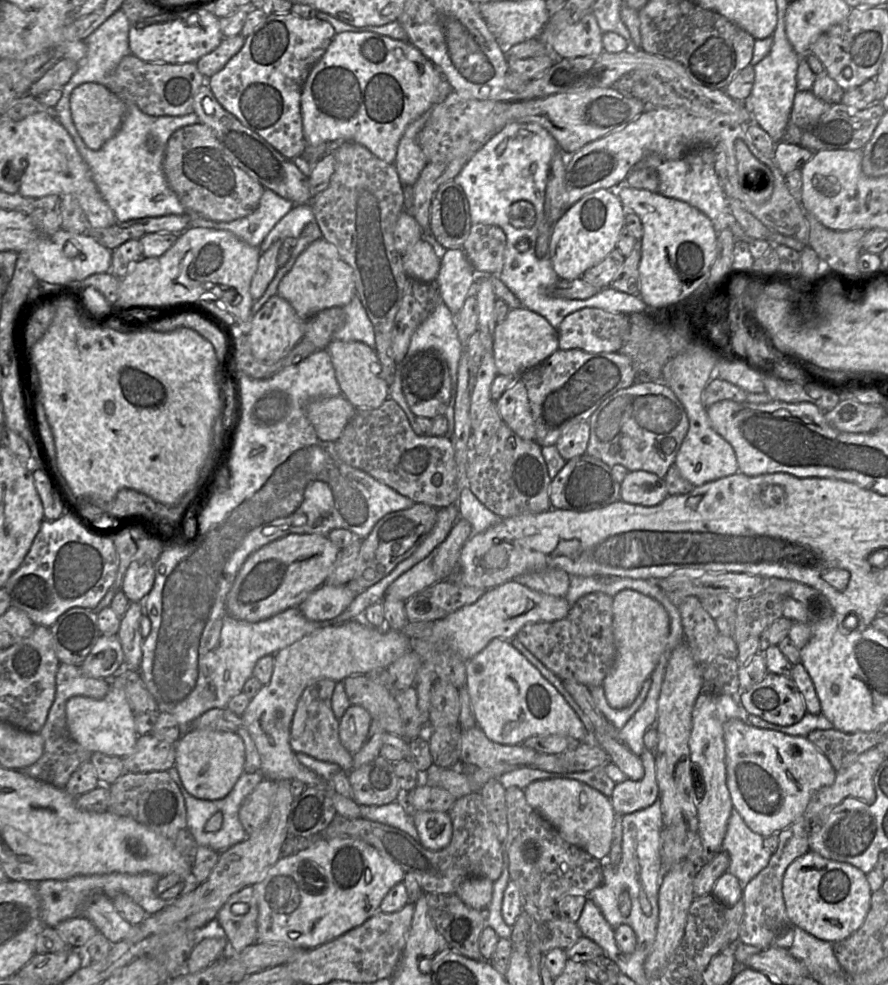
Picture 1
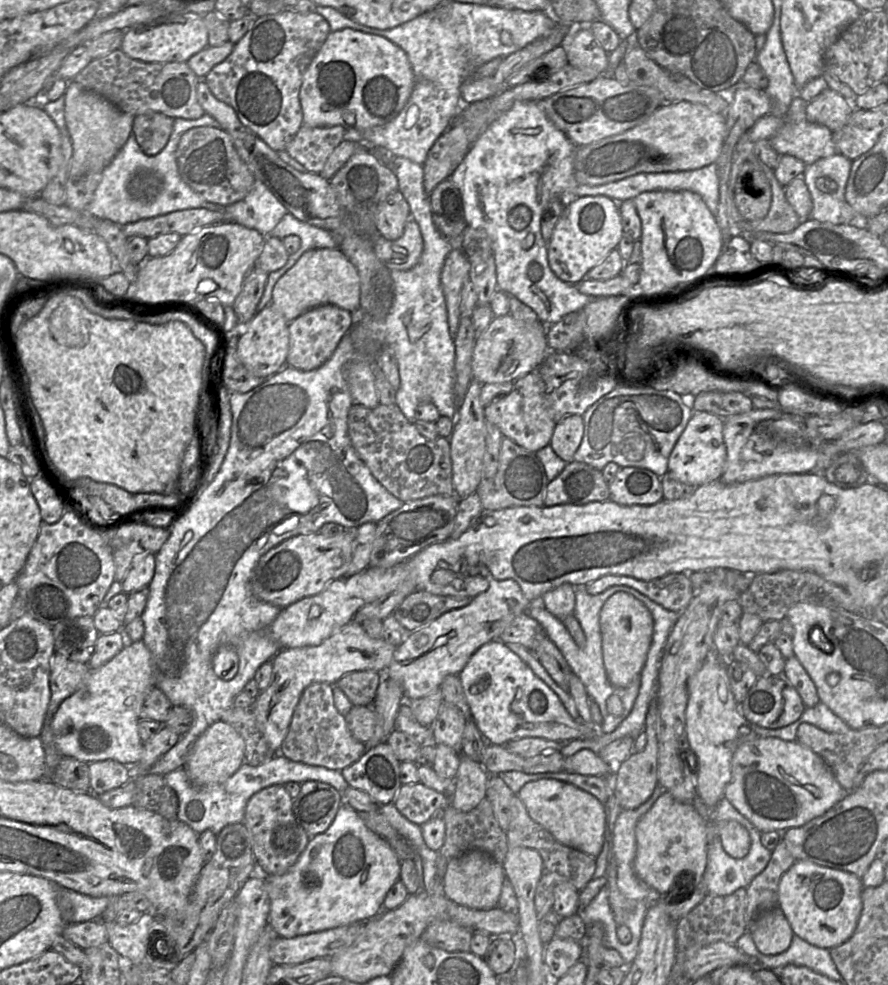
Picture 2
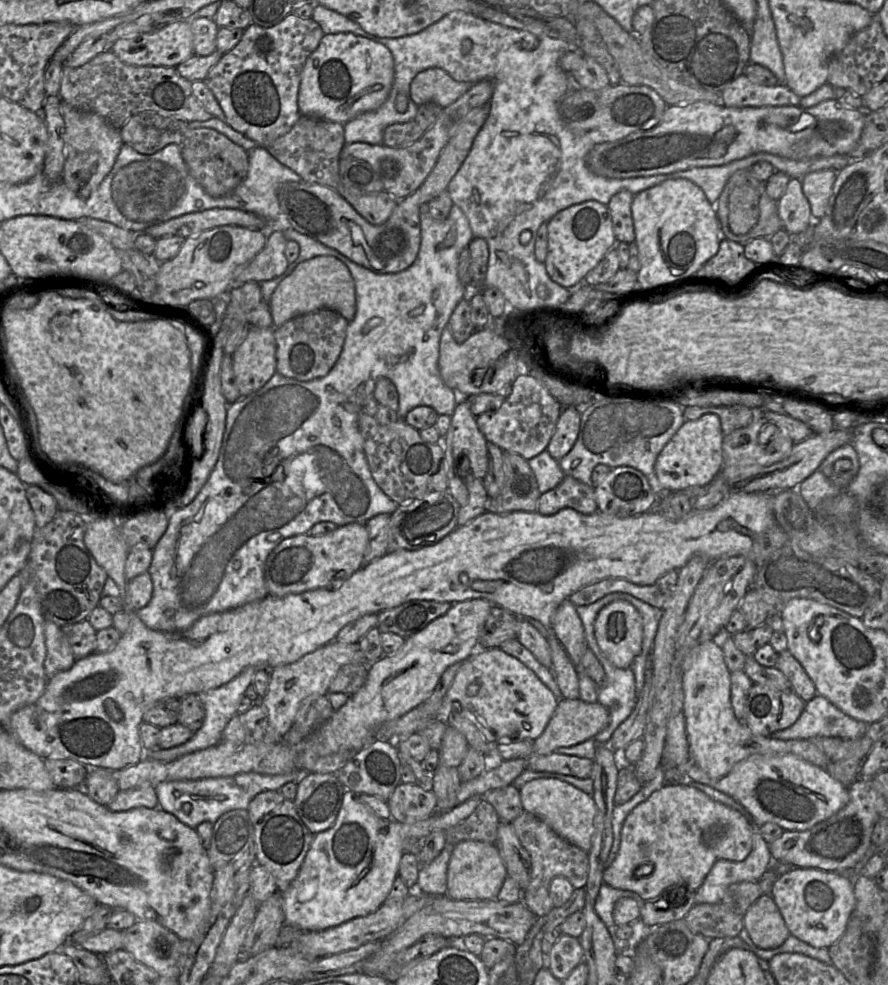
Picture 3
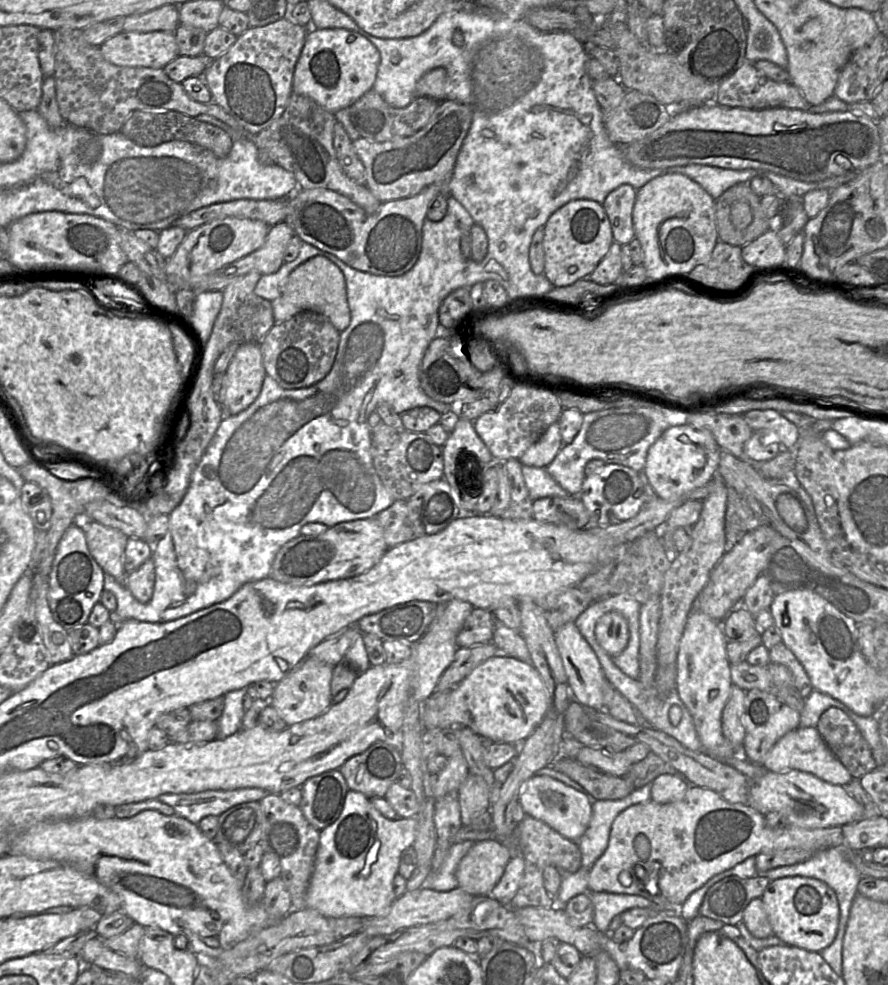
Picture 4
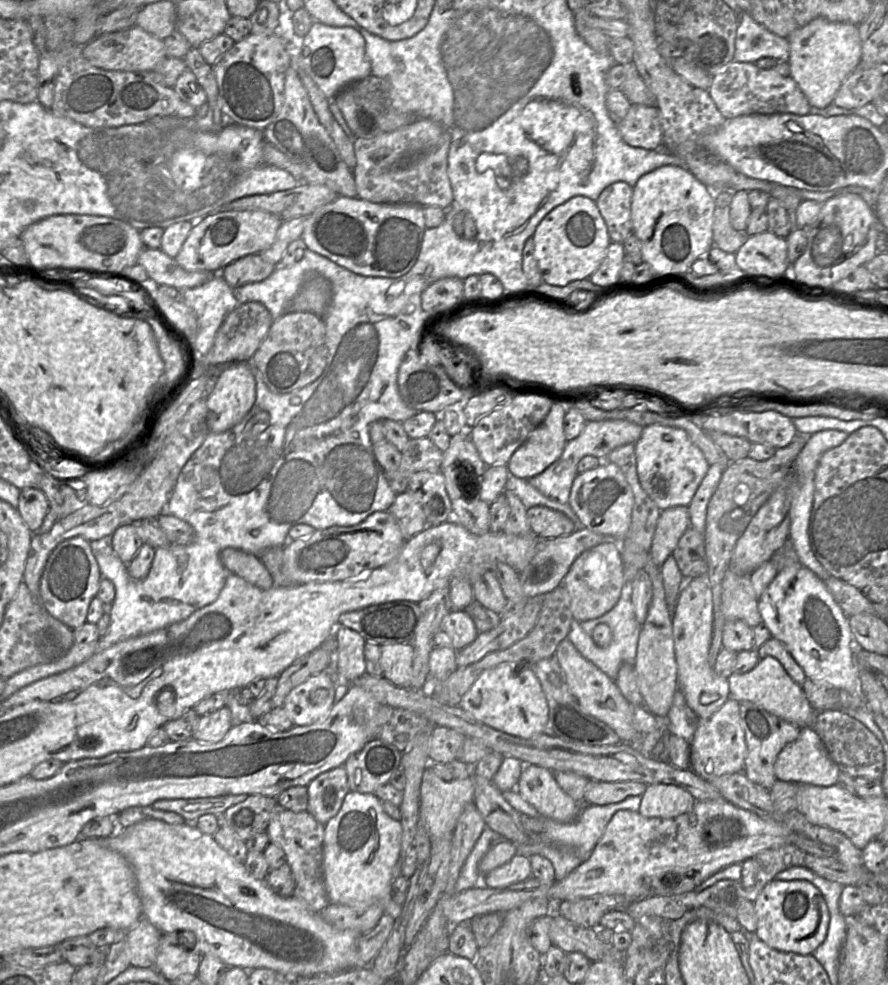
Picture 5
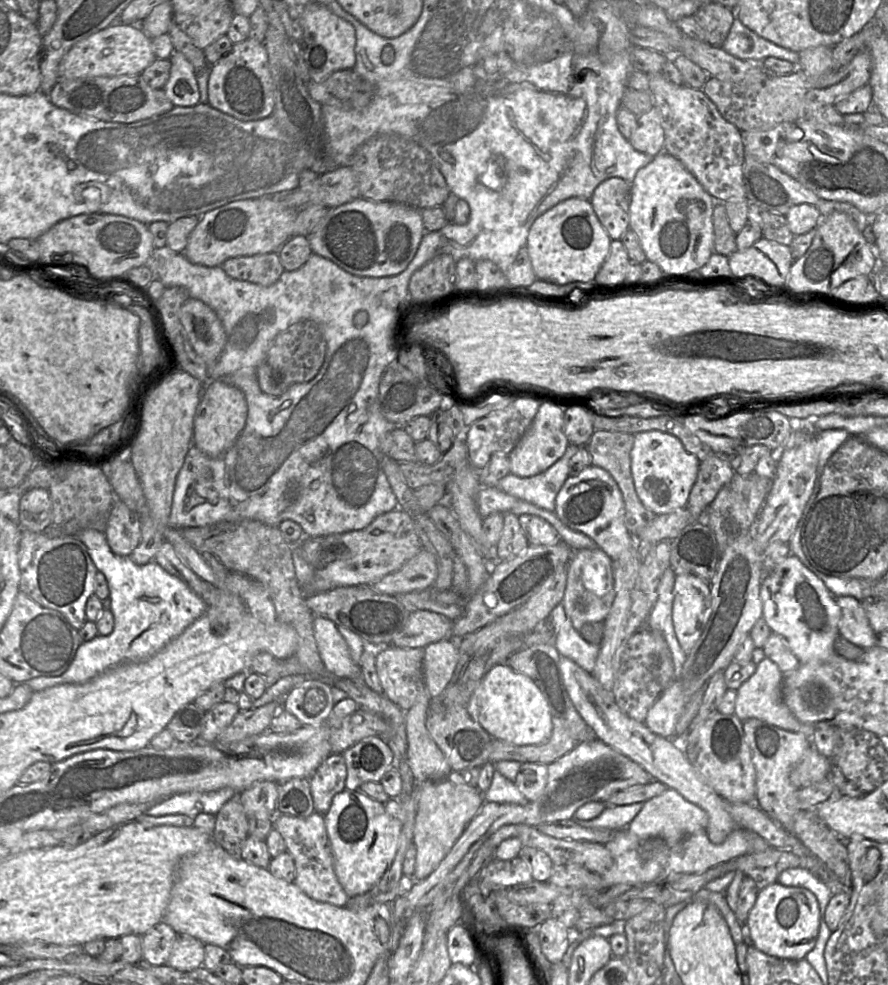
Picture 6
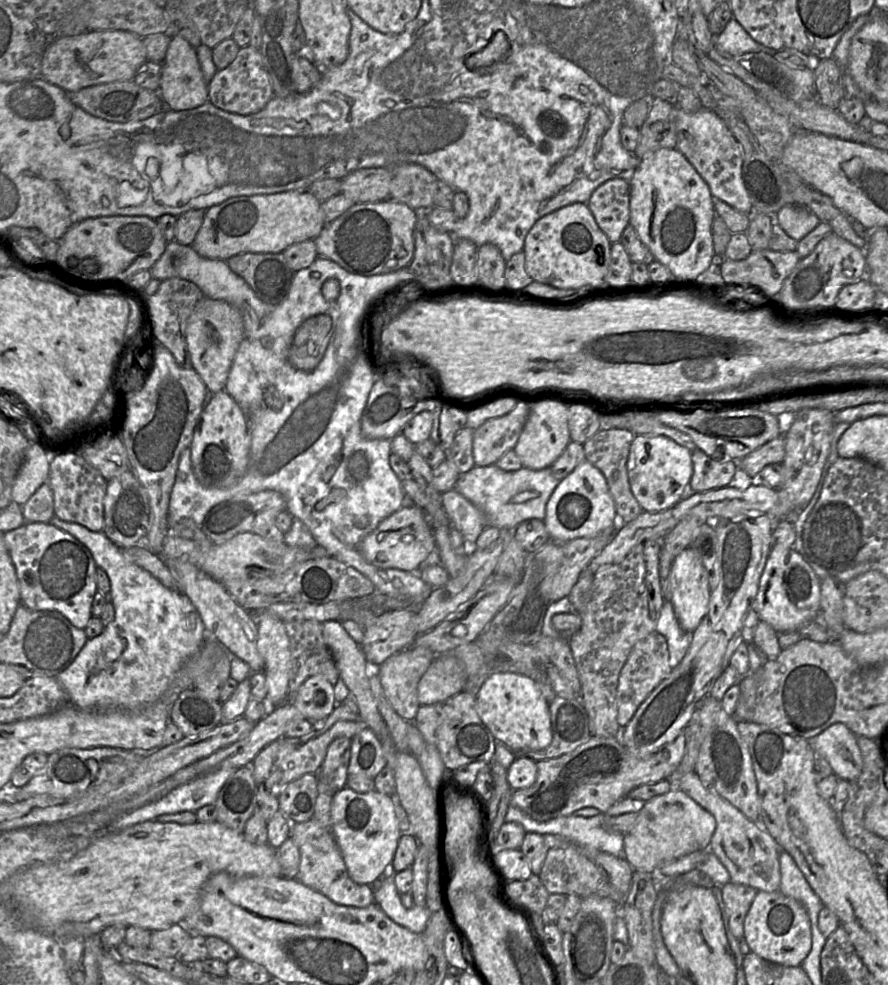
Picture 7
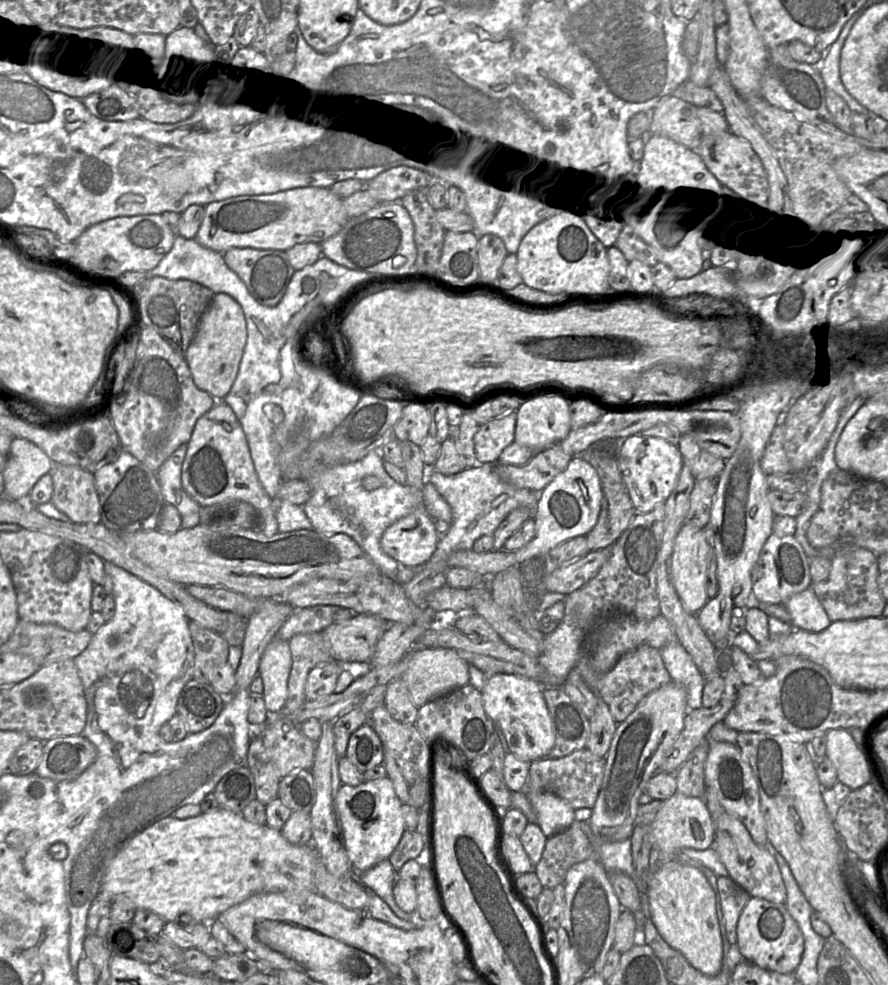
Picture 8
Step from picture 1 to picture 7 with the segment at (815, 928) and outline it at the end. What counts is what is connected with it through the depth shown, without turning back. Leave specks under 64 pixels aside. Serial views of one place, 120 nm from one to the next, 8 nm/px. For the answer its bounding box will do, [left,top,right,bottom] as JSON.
[744,891,812,966]

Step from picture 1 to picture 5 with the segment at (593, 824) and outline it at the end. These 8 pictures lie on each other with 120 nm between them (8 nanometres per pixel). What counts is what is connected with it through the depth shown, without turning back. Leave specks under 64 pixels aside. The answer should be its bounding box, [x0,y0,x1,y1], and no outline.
[517,765,580,823]

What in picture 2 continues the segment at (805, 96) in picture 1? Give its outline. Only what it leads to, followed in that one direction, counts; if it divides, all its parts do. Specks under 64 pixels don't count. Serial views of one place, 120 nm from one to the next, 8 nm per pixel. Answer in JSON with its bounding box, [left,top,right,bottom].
[769,94,838,165]

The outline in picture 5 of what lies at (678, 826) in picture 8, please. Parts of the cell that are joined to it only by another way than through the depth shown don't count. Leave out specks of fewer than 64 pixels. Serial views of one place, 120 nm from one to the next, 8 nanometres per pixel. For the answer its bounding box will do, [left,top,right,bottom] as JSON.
[638,784,695,818]

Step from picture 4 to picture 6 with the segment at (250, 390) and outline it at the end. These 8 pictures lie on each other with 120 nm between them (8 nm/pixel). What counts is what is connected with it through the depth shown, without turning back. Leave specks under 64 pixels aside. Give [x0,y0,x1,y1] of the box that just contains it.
[193,380,248,458]

